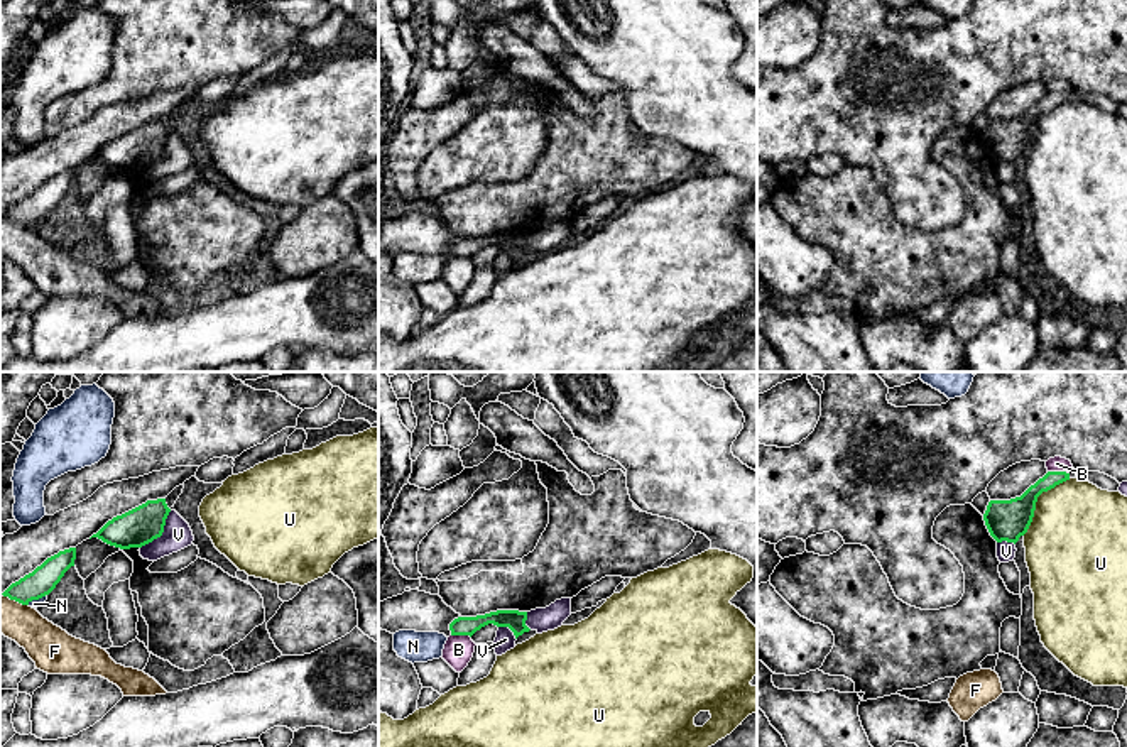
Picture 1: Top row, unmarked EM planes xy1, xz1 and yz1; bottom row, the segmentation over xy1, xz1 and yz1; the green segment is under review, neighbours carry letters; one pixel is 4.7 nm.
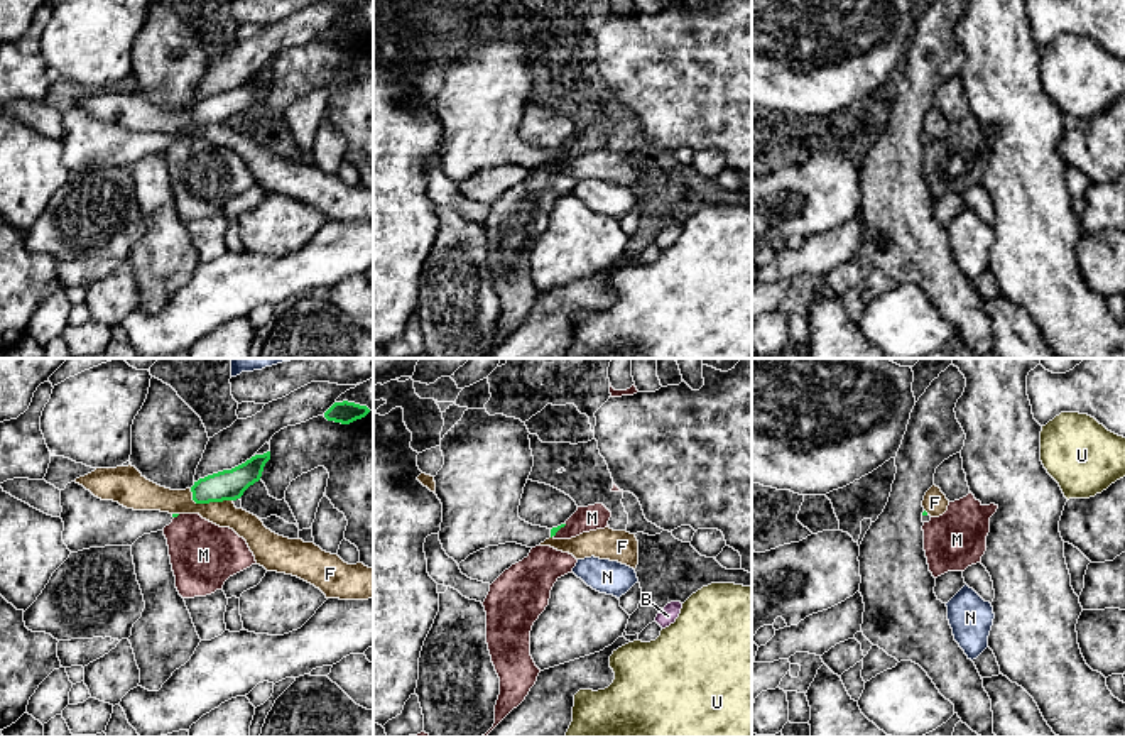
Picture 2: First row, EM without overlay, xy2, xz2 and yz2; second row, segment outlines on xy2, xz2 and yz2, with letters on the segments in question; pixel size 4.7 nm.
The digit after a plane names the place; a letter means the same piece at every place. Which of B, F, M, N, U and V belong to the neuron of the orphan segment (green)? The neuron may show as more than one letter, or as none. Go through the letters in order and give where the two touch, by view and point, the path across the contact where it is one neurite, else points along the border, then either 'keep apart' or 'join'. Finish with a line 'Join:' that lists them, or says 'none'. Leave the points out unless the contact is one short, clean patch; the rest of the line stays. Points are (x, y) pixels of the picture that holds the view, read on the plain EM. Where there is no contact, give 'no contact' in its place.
B: contact yz1 (1058, 93); keep apart
F: contact xy2 (208, 124); border xy2 (190, 110), (196, 124), (232, 120); keep apart
M: contact xz2 (558, 151); border xz2 (566, 146), (551, 158); keep apart
N: contact xy1 (36, 220); border xy1 (46, 215), (27, 225); keep apart
U: contact yz1 (1036, 122); keep apart
V: contact xy1 (163, 152); keep apart
Join: none

